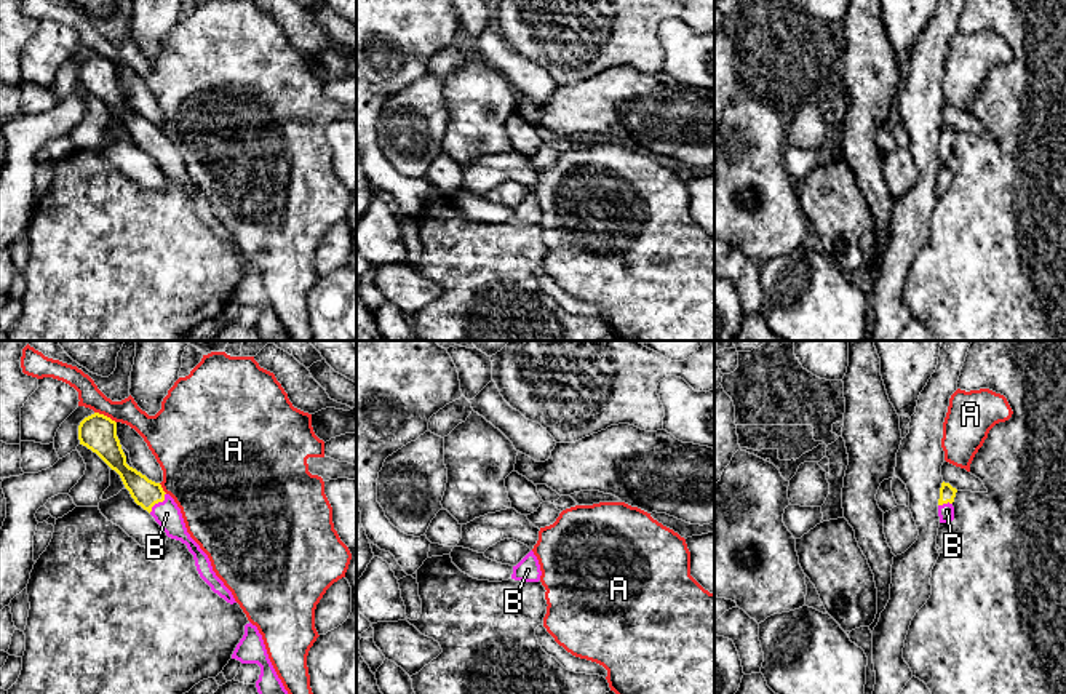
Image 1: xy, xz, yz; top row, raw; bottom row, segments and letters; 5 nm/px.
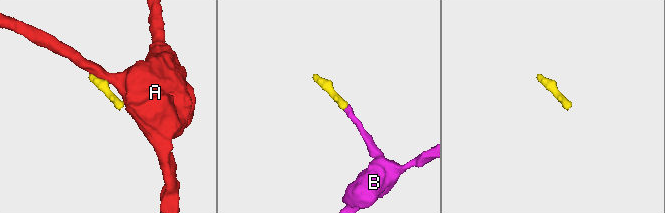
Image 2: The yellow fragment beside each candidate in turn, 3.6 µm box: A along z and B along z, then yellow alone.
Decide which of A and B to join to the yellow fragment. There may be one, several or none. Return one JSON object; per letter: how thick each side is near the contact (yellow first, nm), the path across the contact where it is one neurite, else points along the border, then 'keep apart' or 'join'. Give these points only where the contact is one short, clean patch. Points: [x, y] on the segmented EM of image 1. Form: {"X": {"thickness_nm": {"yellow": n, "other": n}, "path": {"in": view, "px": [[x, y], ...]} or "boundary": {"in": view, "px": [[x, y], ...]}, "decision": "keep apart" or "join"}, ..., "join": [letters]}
{"A": {"thickness_nm": {"yellow": 190, "other": 140}, "decision": "keep apart"}, "B": {"thickness_nm": {"yellow": 140, "other": 140}, "path": {"in": "xy", "px": [[146, 493], [159, 501], [167, 514]]}, "decision": "join"}, "join": ["B"]}

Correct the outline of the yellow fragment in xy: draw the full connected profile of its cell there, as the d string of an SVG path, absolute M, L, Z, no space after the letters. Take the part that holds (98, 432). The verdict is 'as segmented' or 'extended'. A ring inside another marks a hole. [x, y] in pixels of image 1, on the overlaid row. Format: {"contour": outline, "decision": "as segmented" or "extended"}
{"contour": "M94 413L80 422L78 440L80 445L96 453L120 475L134 502L155 518L168 537L187 545L189 552L193 555L200 577L211 587L211 590L227 603L237 603L232 592L213 571L208 555L187 532L181 509L174 499L163 491L160 483L149 480L126 464L126 456L117 437L117 422L104 414Z", "decision": "extended"}

